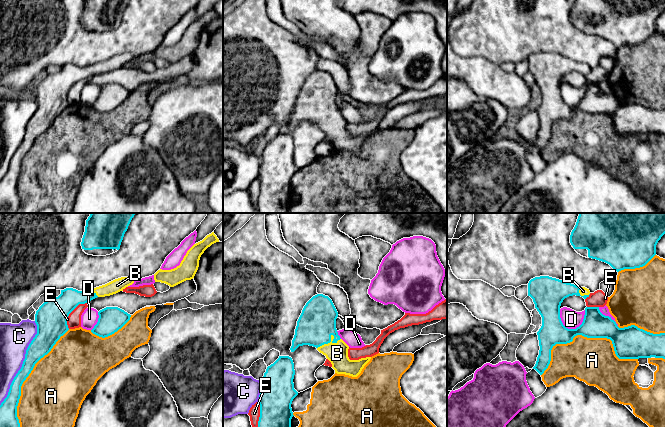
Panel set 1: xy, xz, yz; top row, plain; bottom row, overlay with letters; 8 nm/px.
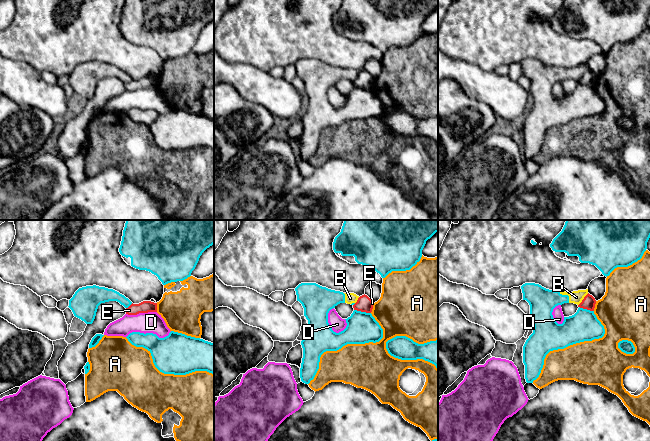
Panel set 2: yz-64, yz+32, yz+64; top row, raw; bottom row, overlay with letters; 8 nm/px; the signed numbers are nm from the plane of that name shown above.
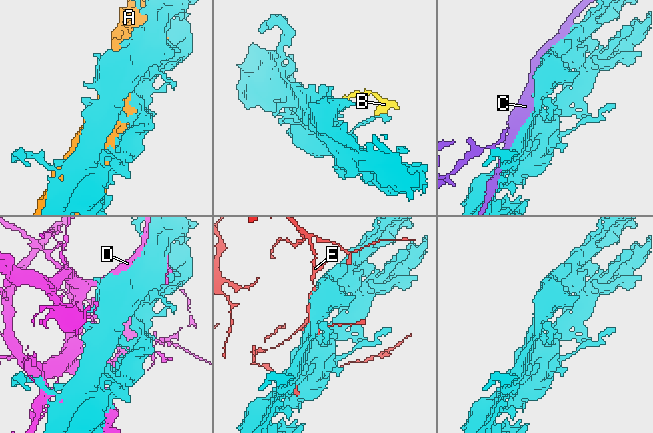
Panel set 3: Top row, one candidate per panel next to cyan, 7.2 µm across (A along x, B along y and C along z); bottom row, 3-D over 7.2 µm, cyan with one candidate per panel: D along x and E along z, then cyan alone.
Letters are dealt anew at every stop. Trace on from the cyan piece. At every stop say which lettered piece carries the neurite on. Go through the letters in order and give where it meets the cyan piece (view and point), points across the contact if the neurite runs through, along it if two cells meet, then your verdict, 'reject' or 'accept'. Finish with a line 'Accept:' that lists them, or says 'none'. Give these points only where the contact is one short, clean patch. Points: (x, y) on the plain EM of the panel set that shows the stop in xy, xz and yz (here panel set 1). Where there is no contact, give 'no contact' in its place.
A: contact yz (585, 112); reject
B: contact xz (328, 118); way xz (317, 98), (317, 104), (328, 118), (337, 129); accept
C: contact xy (23, 139); reject
D: contact yz (576, 104); reject
E: contact xy (70, 88); reject
Accept: B

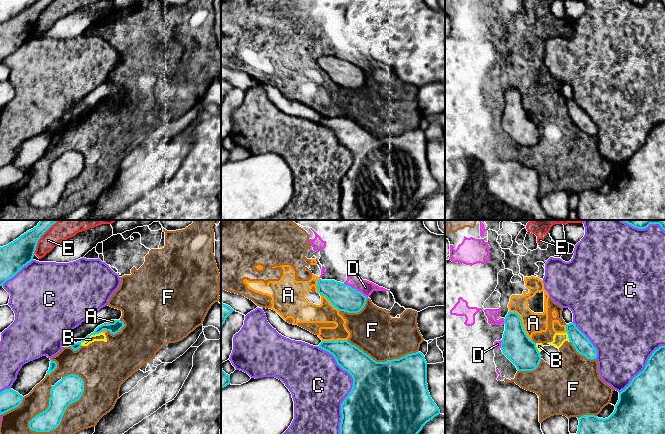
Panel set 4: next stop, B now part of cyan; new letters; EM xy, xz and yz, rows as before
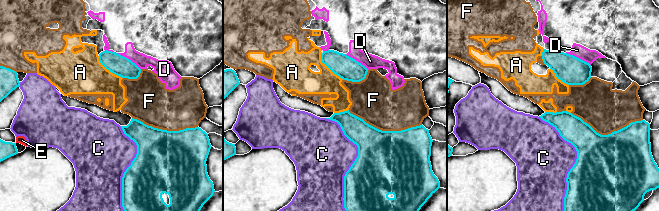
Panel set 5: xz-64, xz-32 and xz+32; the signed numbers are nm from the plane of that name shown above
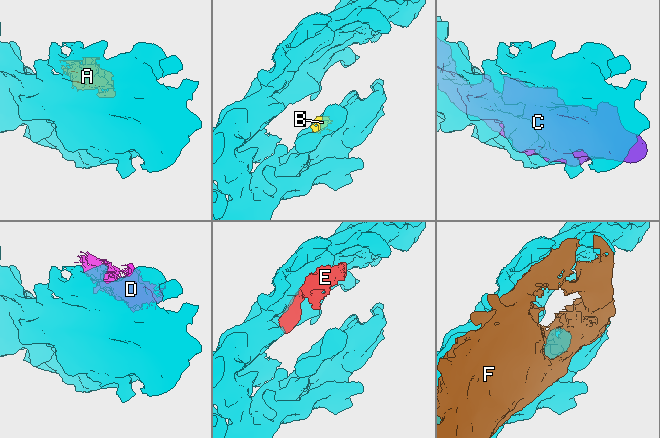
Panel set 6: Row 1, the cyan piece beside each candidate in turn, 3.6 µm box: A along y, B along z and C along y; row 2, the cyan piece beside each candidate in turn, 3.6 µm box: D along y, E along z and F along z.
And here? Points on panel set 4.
A: contact yz (521, 100); reject
B: contact xy (90, 111); reject
C: contact xz (350, 167); reject
D: contact xz (355, 65); reject
E: contact xy (40, 13); reject
F: contact xy (64, 188); reject
Accept: none

